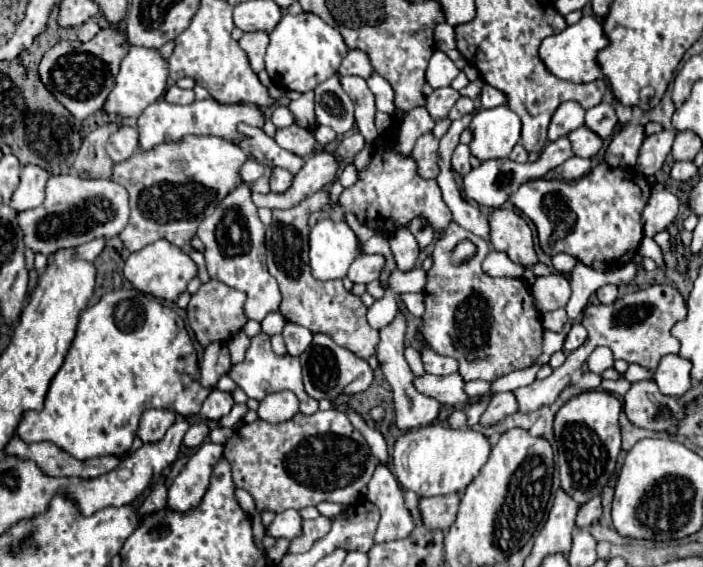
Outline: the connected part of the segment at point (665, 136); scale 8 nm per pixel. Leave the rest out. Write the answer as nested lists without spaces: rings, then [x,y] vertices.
[[[662,130],[660,134],[648,136],[648,138],[644,140],[642,148],[640,148],[638,162],[636,162],[634,170],[636,170],[638,174],[644,174],[644,176],[656,174],[656,172],[662,168],[666,156],[670,154],[674,136],[676,136],[674,130]]]

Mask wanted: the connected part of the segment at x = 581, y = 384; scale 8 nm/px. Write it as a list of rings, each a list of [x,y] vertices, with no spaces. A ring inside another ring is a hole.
[[[586,372],[578,380],[574,380],[572,386],[582,388],[582,390],[596,390],[600,386],[600,376],[598,374],[592,374],[592,372]]]

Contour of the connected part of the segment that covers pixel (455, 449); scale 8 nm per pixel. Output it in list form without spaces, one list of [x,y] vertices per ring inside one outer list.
[[[436,422],[416,432],[408,432],[396,442],[392,454],[394,476],[398,478],[404,490],[416,492],[422,498],[464,492],[466,486],[478,476],[480,468],[488,460],[490,448],[492,446],[488,438],[472,428],[452,430]]]

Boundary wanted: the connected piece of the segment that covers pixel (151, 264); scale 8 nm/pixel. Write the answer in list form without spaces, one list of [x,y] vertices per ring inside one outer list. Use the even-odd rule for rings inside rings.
[[[158,240],[154,244],[144,246],[138,252],[132,252],[128,256],[128,260],[124,262],[124,276],[126,280],[140,292],[144,294],[152,294],[158,300],[168,300],[168,302],[176,302],[178,296],[186,290],[186,284],[198,276],[198,268],[194,264],[194,260],[182,252],[182,248],[170,244],[168,240]]]

